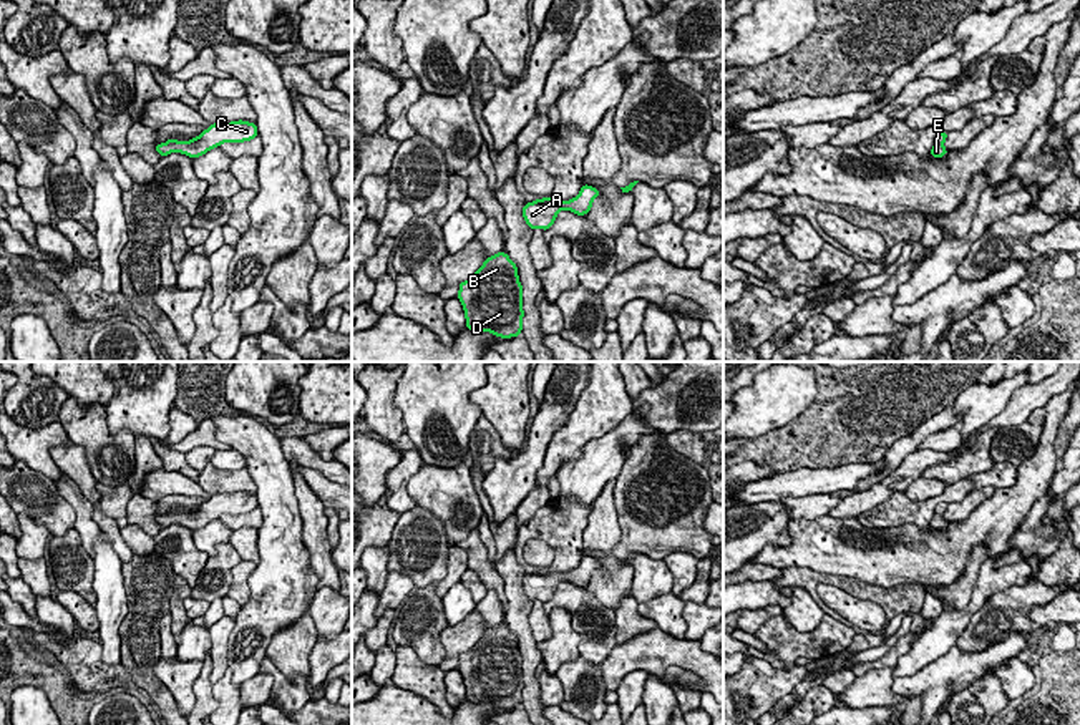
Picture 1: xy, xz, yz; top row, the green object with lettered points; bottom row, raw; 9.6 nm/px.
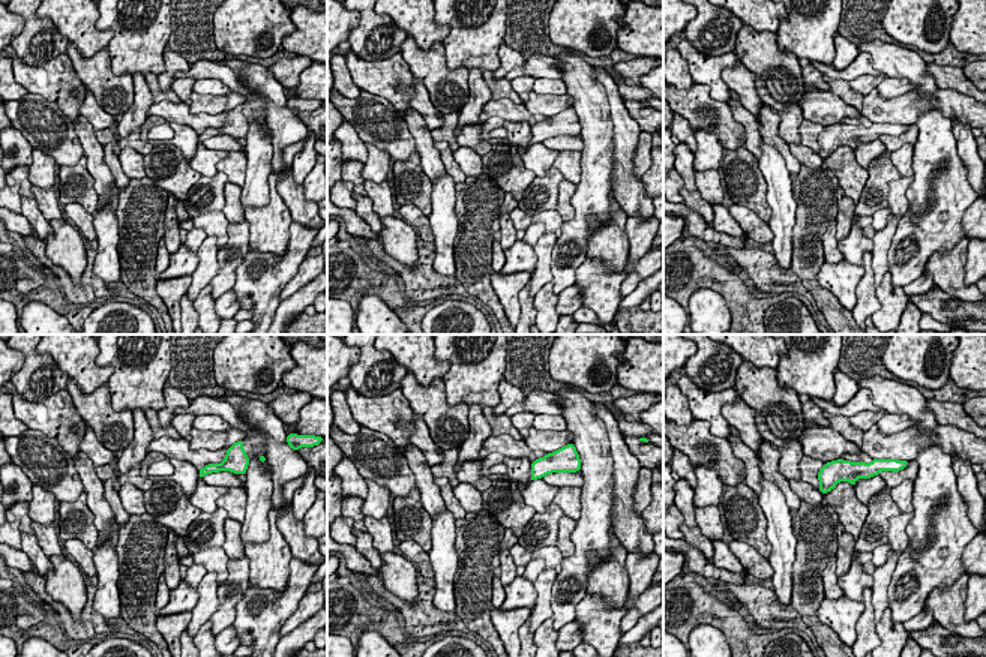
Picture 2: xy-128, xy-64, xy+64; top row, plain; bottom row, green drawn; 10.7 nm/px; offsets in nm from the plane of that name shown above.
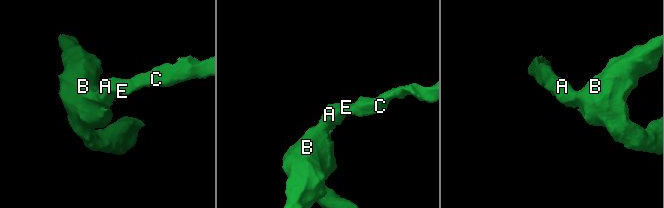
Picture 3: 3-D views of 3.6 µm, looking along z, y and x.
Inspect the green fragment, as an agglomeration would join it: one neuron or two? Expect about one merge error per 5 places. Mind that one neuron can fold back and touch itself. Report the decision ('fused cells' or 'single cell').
single cell

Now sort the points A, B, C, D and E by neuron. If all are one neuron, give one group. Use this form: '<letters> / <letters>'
A B C D E

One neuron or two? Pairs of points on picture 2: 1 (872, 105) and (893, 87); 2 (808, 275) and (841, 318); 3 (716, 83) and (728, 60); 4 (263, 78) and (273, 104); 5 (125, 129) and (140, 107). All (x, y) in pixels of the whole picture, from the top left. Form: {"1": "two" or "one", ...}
{"1": "two", "2": "one", "3": "one", "4": "one", "5": "one"}

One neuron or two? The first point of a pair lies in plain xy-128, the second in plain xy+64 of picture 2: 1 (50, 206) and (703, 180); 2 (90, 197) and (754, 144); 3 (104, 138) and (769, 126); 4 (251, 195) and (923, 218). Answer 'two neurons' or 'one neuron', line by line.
1: one neuron
2: two neurons
3: two neurons
4: one neuron

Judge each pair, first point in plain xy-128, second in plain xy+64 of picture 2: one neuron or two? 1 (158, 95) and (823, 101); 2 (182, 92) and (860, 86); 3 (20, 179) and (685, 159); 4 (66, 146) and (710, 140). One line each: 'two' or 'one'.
1: two
2: one
3: one
4: two

